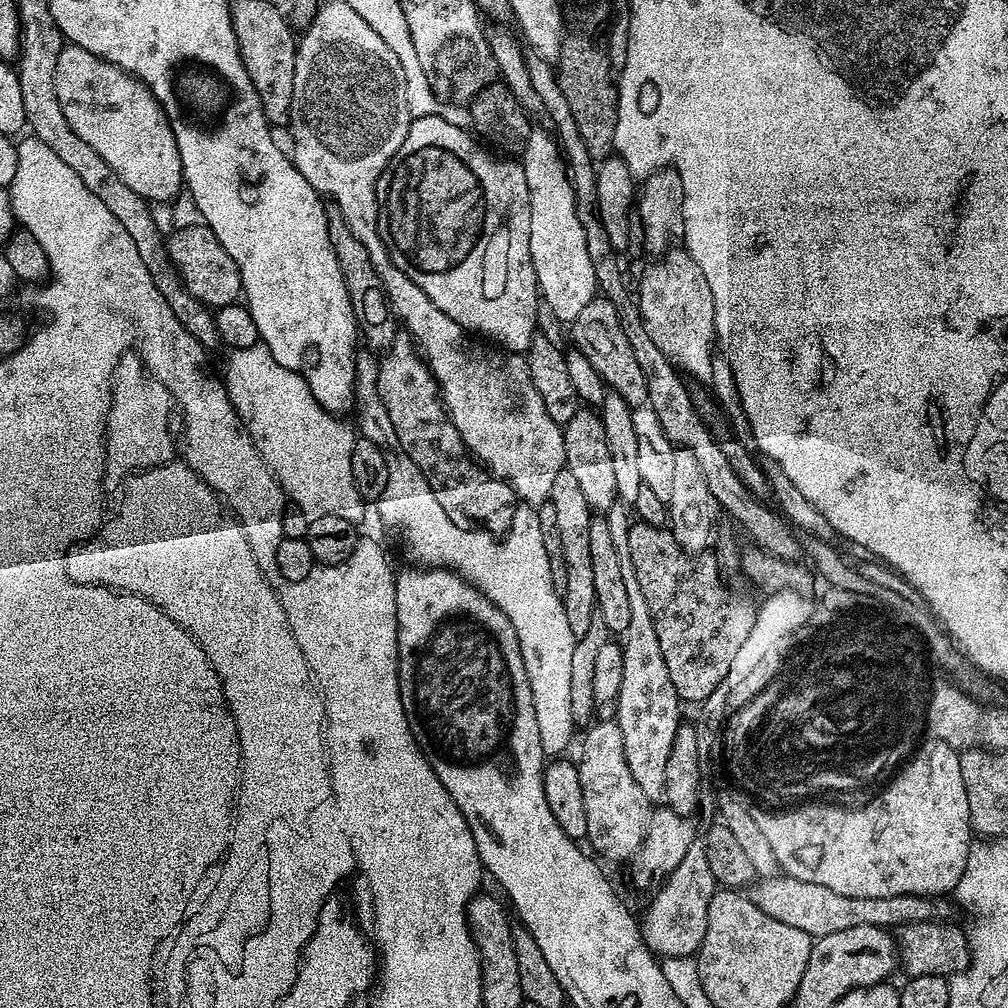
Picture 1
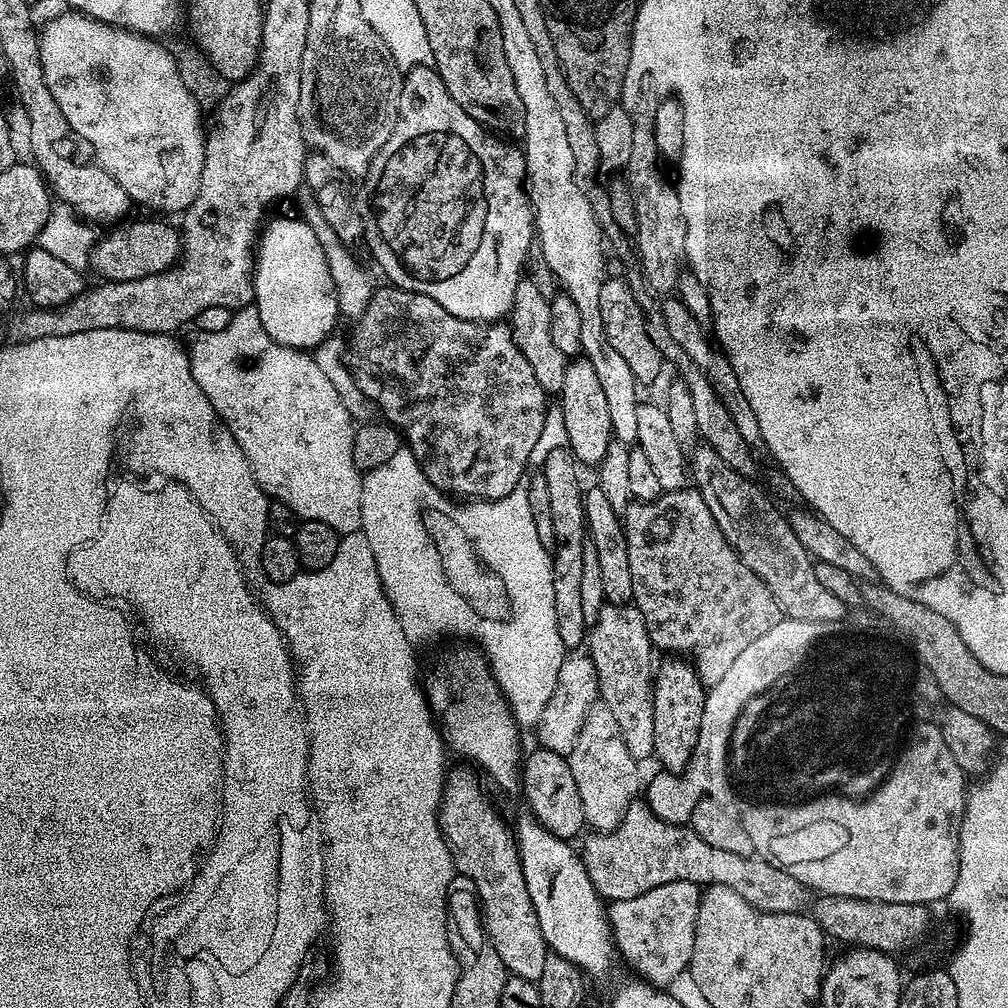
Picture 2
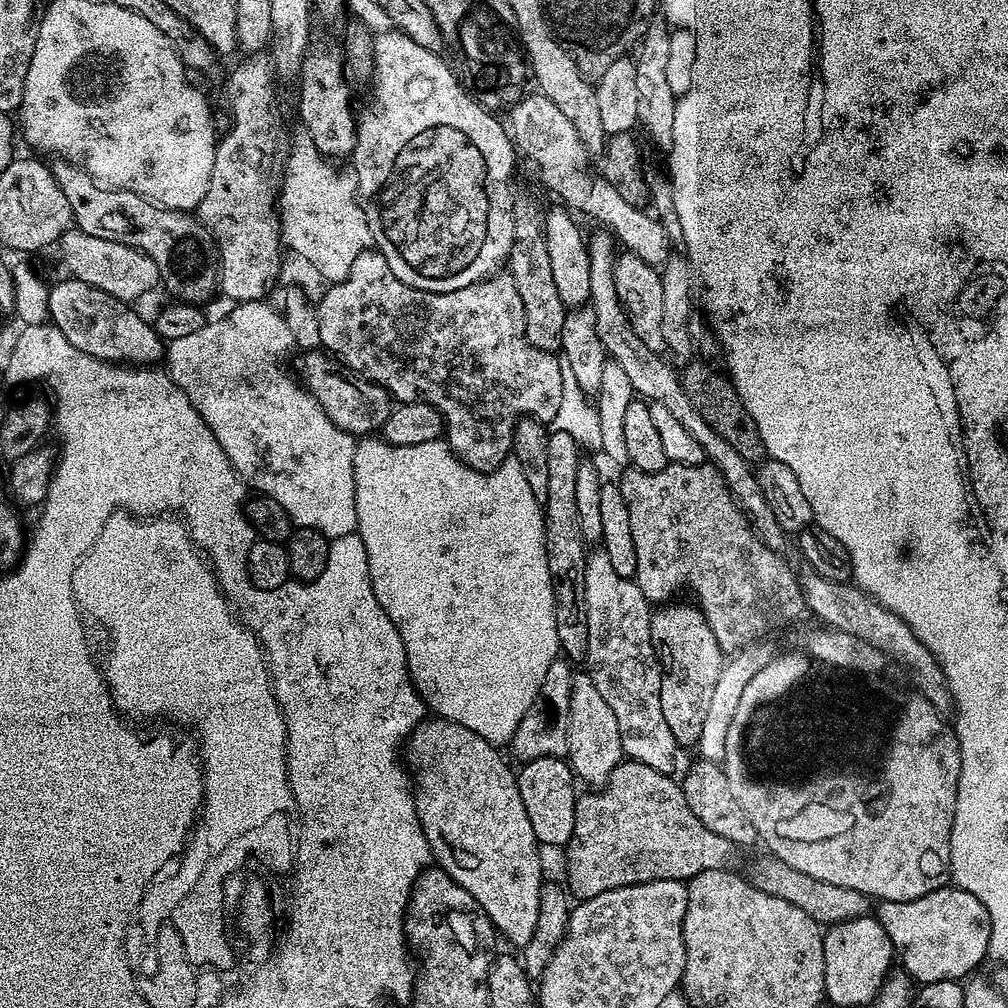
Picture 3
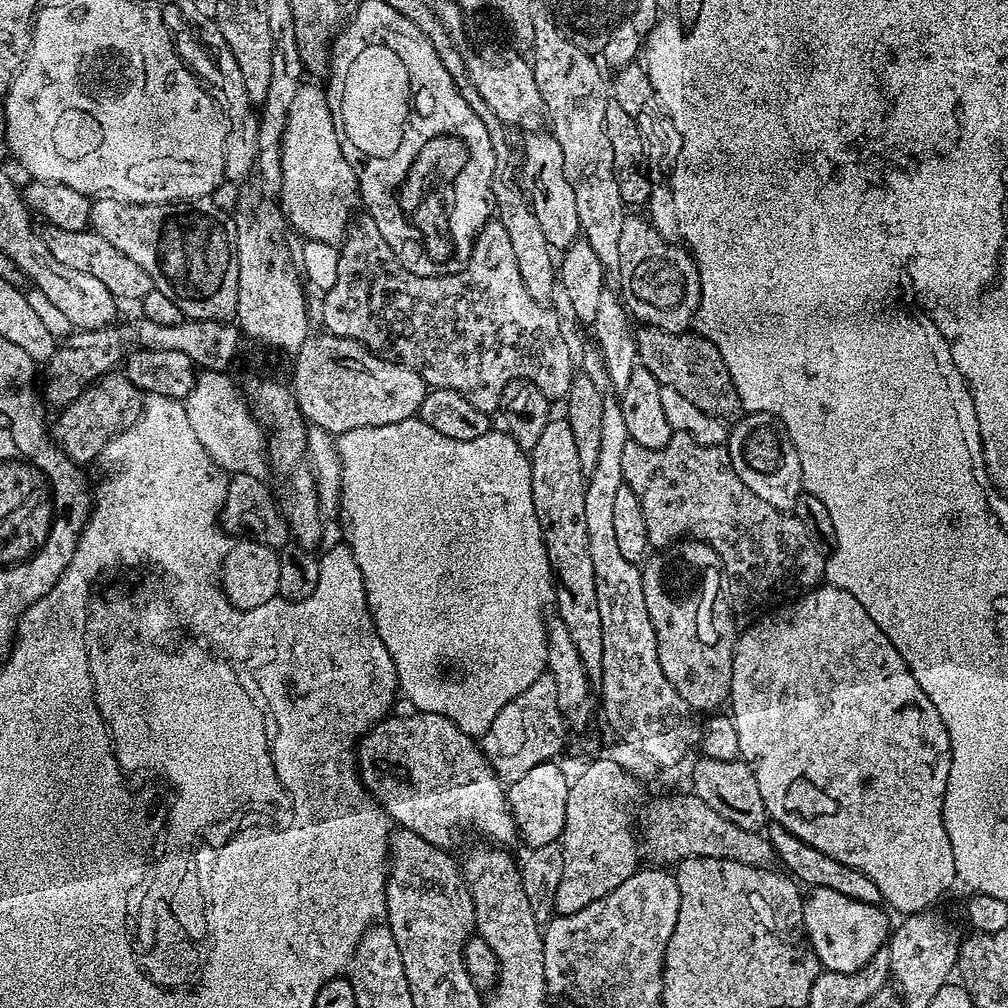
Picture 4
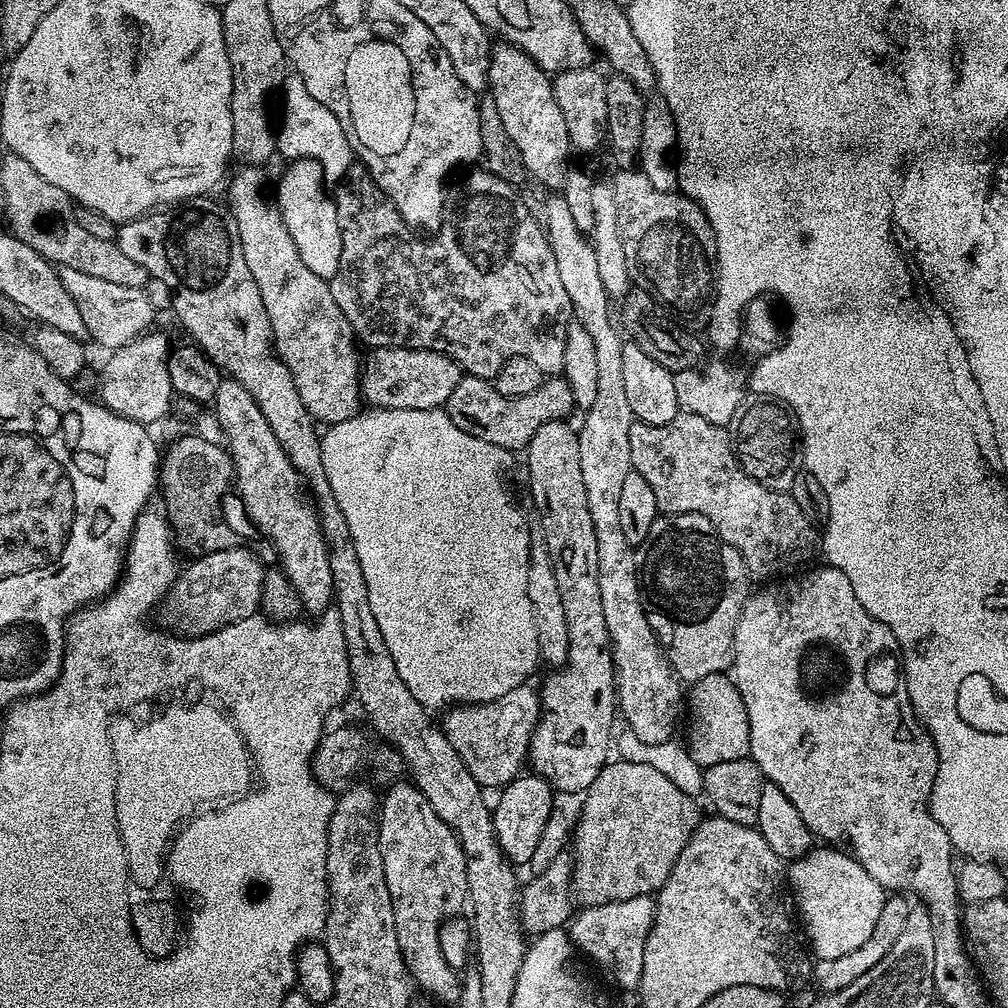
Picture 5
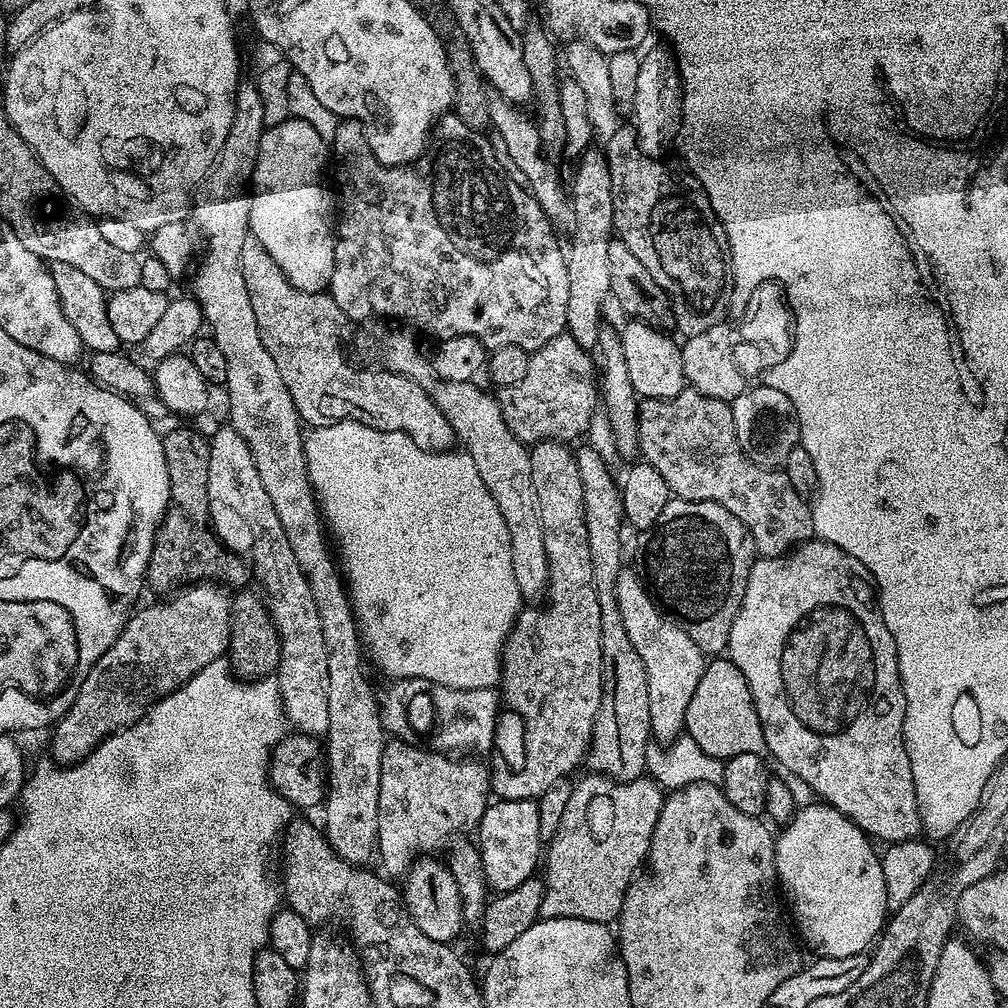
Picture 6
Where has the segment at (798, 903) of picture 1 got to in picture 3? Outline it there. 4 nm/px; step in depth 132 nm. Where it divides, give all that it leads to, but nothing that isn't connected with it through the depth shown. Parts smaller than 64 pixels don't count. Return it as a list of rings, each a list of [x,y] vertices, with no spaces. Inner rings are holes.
[[[625,759],[608,775],[607,782],[599,790],[588,790],[585,796],[583,793],[577,799],[574,834],[566,845],[566,888],[577,901],[594,898],[603,891],[660,879],[687,882],[702,874],[702,870],[718,870],[731,865],[731,860],[738,852],[737,847],[726,838],[714,834],[714,830],[706,830],[706,826],[702,826],[702,822],[694,818],[694,810],[686,806],[683,787],[671,779],[673,777],[667,772],[659,772],[642,762]]]

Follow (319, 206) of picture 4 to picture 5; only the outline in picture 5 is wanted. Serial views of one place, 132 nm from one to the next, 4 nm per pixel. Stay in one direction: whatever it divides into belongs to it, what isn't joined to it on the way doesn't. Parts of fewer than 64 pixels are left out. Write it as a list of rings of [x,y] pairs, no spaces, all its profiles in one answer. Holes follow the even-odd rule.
[[[289,74],[284,78],[282,99],[278,104],[276,151],[281,157],[284,155],[285,161],[288,162],[293,160],[313,160],[318,162],[324,179],[328,182],[332,182],[332,180],[343,181],[347,177],[348,169],[353,167],[354,164],[354,149],[345,125],[340,124],[338,118],[330,110],[326,110],[326,106],[322,106],[322,102],[317,102],[310,95],[310,90],[306,90],[306,82],[302,82],[302,78],[295,74]]]

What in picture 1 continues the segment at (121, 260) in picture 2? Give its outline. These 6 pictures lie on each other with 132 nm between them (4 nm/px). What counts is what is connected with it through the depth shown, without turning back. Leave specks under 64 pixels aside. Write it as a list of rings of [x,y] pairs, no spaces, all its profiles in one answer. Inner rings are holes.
[[[195,222],[185,228],[177,227],[167,237],[168,257],[176,263],[176,269],[180,272],[180,278],[184,281],[184,288],[194,294],[203,304],[219,310],[228,304],[237,303],[241,299],[242,289],[240,286],[240,271],[226,254],[226,250],[218,242],[218,238],[209,230],[207,224]]]

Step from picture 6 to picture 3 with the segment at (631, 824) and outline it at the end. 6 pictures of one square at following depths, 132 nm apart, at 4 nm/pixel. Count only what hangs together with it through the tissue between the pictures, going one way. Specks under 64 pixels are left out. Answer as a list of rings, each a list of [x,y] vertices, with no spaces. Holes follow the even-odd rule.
[[[764,854],[753,866],[750,879],[755,888],[798,906],[798,910],[810,914],[810,918],[814,918],[822,926],[842,924],[859,916],[867,916],[870,912],[869,897],[863,896],[858,890],[850,890],[846,886],[830,886],[830,882],[822,882],[822,878],[810,878],[810,874],[802,874],[802,870],[786,866],[786,862],[776,859],[771,854]]]

